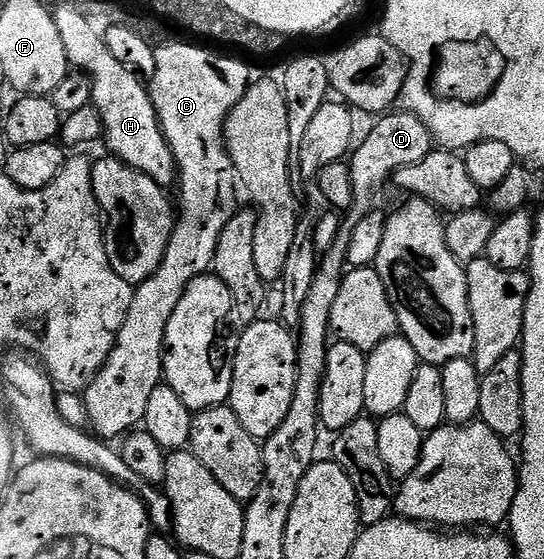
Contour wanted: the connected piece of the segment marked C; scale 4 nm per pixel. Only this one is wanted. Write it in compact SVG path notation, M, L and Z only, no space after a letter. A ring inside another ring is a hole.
M170 42L167 46L159 45L154 52L156 70L148 79L148 89L158 123L174 157L176 191L178 190L177 214L174 231L164 252L164 260L160 260L160 268L156 268L156 272L152 272L148 280L134 287L132 308L128 308L128 316L124 316L124 324L116 336L116 344L98 375L87 384L81 395L87 410L89 429L103 440L121 439L143 425L144 412L148 412L148 400L152 392L156 392L156 388L164 382L162 351L166 348L168 320L172 320L172 312L176 312L176 304L180 304L180 296L184 296L188 284L192 284L192 280L196 280L213 267L216 244L220 244L220 232L224 232L224 224L228 224L230 215L236 209L236 175L226 151L226 143L222 140L222 126L226 123L228 112L232 112L232 108L236 108L236 104L240 104L240 100L245 96L252 75L249 68L241 62L241 57L225 58L222 54L205 50L202 47L205 45L194 45L198 46L189 46L186 42Z

